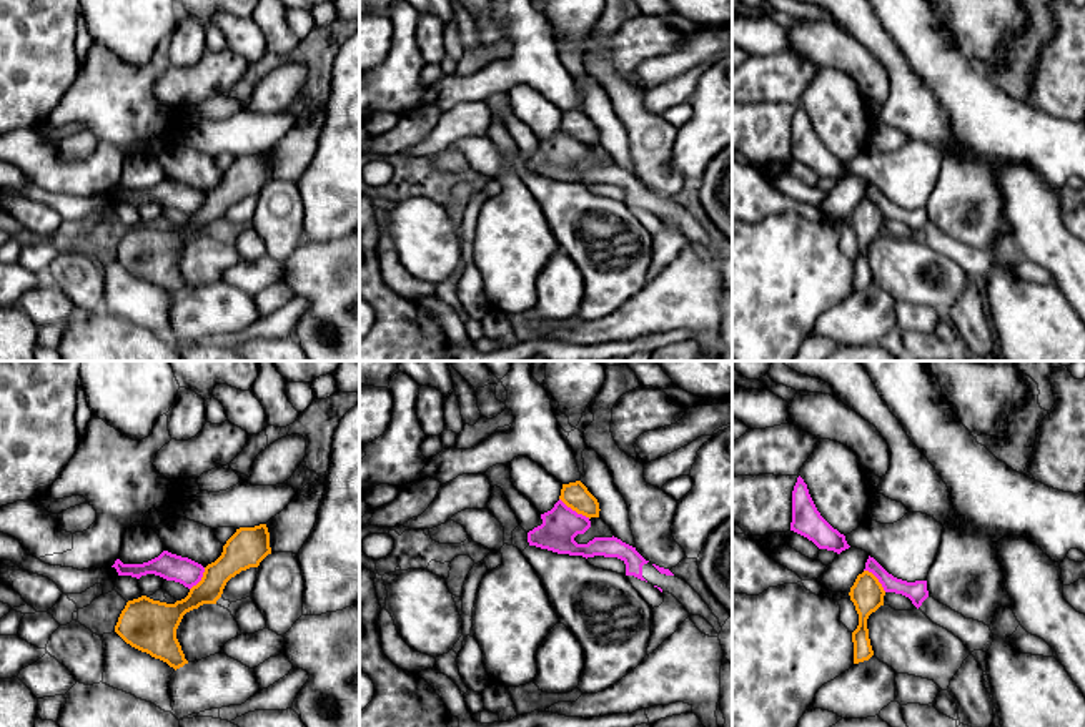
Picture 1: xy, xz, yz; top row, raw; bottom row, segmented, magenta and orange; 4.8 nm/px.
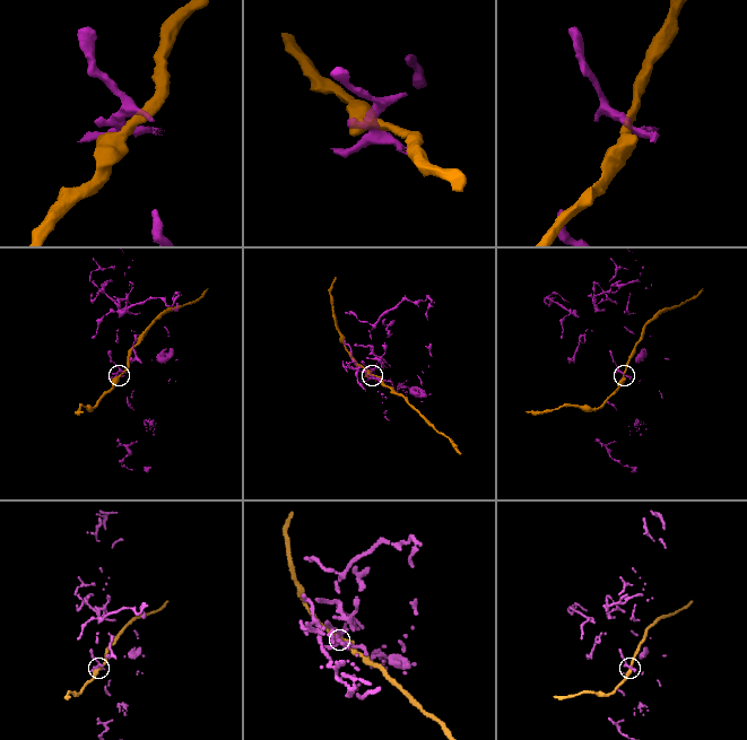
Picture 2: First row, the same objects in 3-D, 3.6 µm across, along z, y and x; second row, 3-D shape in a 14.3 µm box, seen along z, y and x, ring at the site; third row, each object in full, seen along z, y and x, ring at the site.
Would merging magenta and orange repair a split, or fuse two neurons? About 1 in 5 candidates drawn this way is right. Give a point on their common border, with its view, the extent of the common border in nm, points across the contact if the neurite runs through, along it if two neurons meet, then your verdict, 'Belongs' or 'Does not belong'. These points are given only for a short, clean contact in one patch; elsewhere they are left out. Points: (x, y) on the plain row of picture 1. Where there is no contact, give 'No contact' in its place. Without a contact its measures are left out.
Touches magenta at xz (574, 138). Shared border 180 nm. Boundary: xz (559, 125), (589, 145). Does not belong

